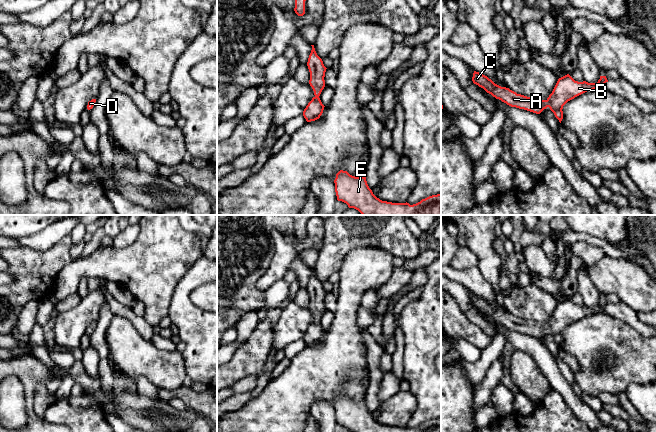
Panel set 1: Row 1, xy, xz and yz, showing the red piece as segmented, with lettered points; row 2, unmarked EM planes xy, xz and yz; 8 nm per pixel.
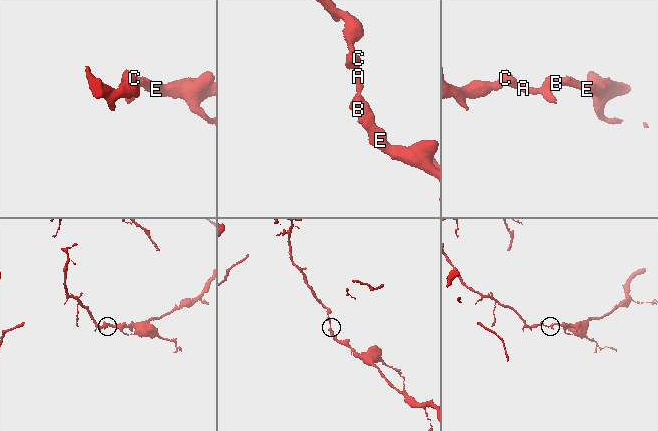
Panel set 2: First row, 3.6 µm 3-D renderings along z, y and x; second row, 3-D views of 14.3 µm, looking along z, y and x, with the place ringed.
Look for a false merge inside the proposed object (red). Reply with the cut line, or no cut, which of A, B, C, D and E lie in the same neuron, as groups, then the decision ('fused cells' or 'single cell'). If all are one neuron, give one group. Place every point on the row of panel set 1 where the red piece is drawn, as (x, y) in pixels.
cut none; groups A B C D E; single cell

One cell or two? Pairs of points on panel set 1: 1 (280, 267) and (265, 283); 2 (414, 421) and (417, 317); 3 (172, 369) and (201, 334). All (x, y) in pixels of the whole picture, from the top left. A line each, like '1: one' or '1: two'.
1: one
2: one
3: two

